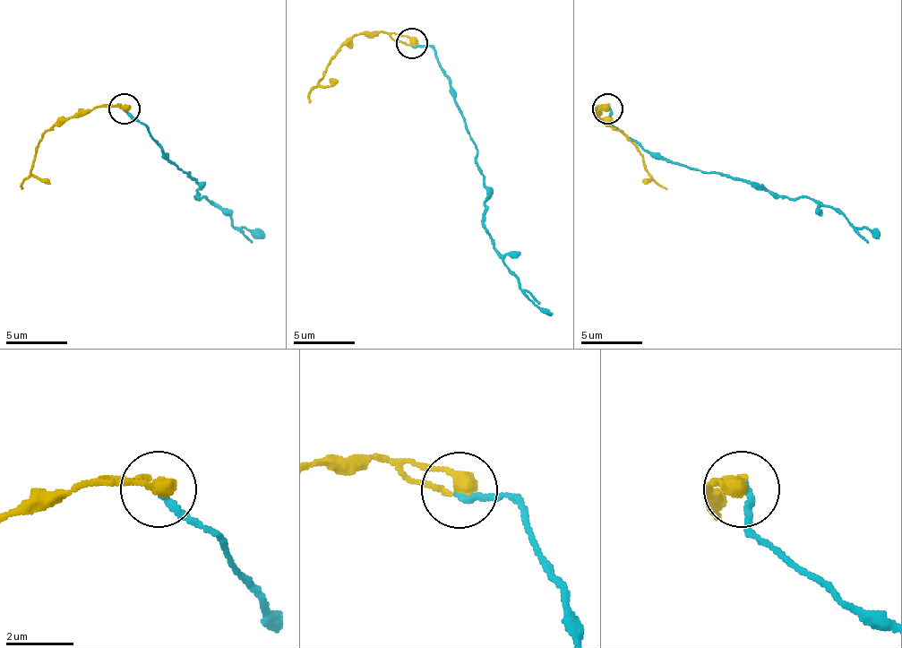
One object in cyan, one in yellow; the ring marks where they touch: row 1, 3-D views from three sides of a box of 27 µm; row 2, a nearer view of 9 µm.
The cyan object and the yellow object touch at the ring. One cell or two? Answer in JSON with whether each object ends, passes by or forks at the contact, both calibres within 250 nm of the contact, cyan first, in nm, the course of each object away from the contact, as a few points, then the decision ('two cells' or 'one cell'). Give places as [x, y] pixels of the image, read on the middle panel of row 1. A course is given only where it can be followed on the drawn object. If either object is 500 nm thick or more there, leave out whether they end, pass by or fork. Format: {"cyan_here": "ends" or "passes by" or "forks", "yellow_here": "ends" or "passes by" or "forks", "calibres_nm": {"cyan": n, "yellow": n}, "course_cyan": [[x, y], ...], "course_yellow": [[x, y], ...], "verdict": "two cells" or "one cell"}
{"cyan_here": "ends", "yellow_here": "passes by", "calibres_nm": {"cyan": 190, "yellow": 320}, "course_cyan": [[412, 46], [427, 46], [437, 55], [452, 89], [476, 150], [492, 245], [522, 290], [553, 315]], "course_yellow": [[412, 43], [382, 33], [348, 39], [330, 58], [308, 104]], "verdict": "one cell"}

